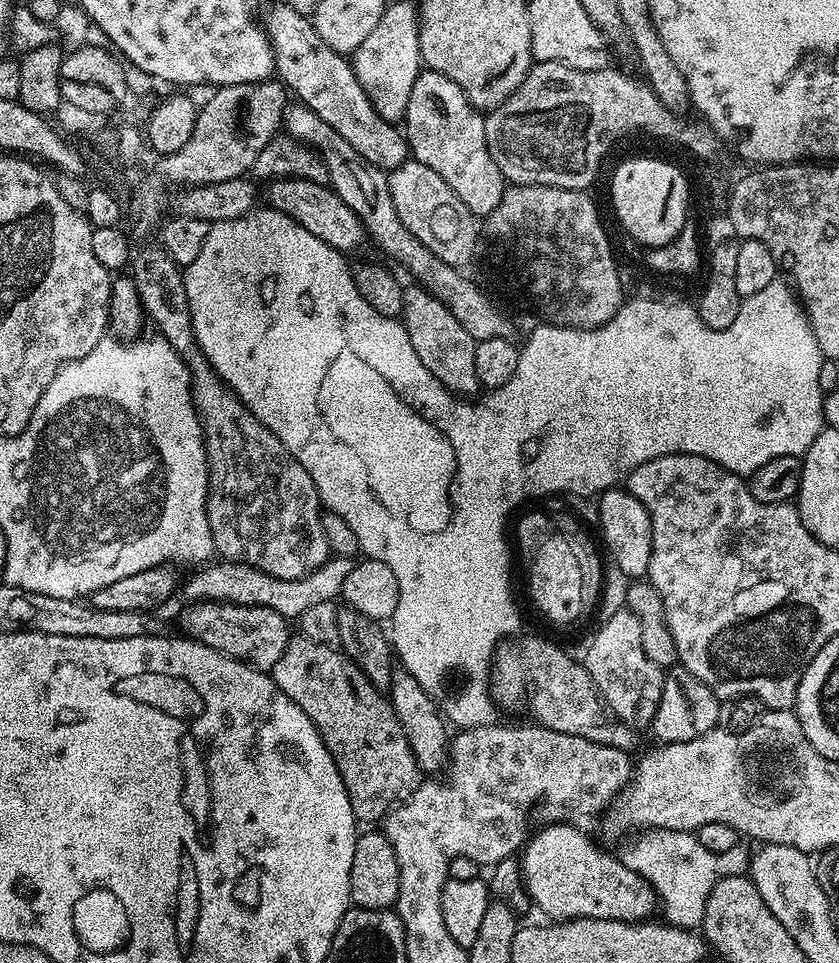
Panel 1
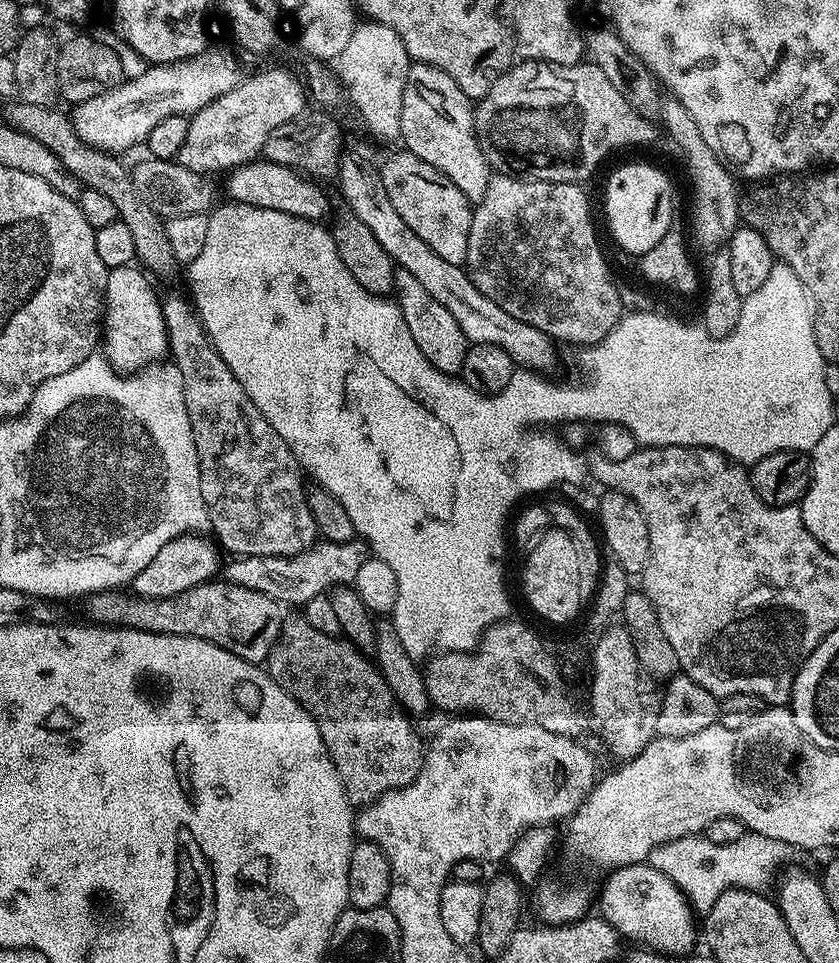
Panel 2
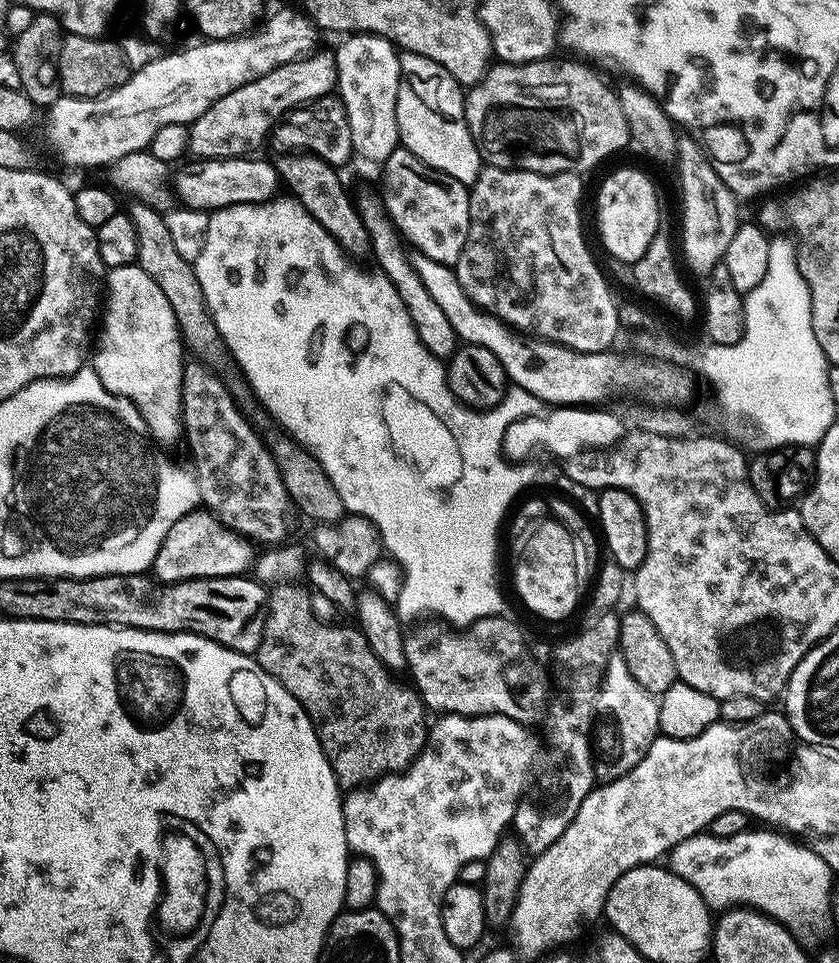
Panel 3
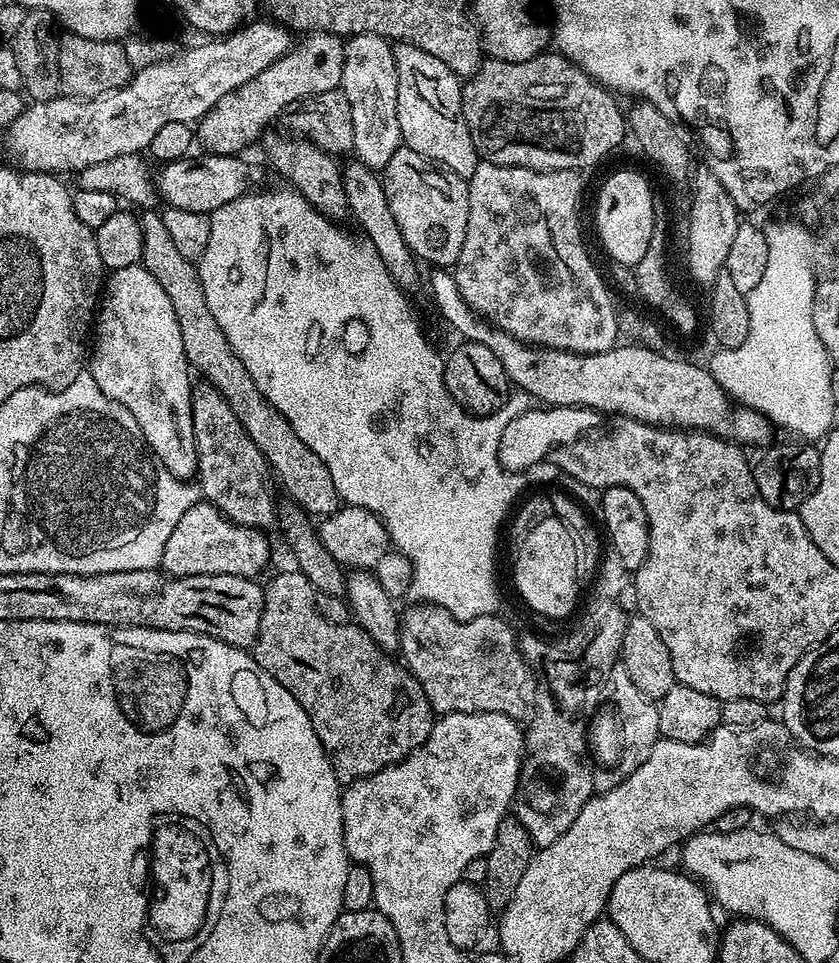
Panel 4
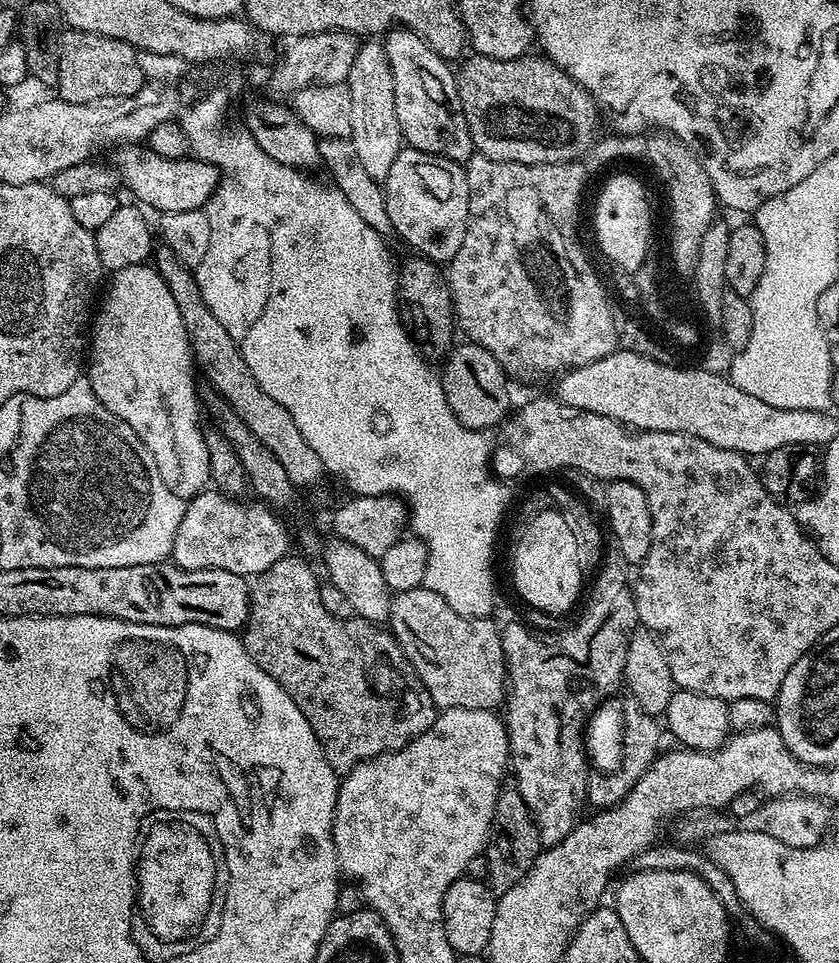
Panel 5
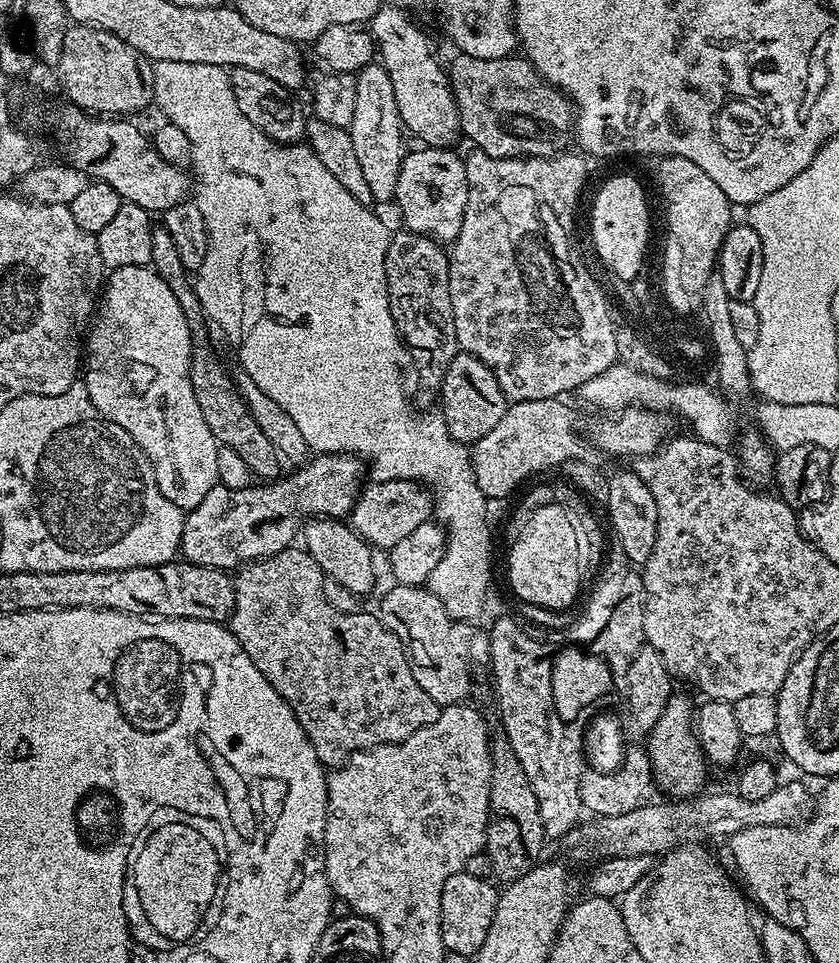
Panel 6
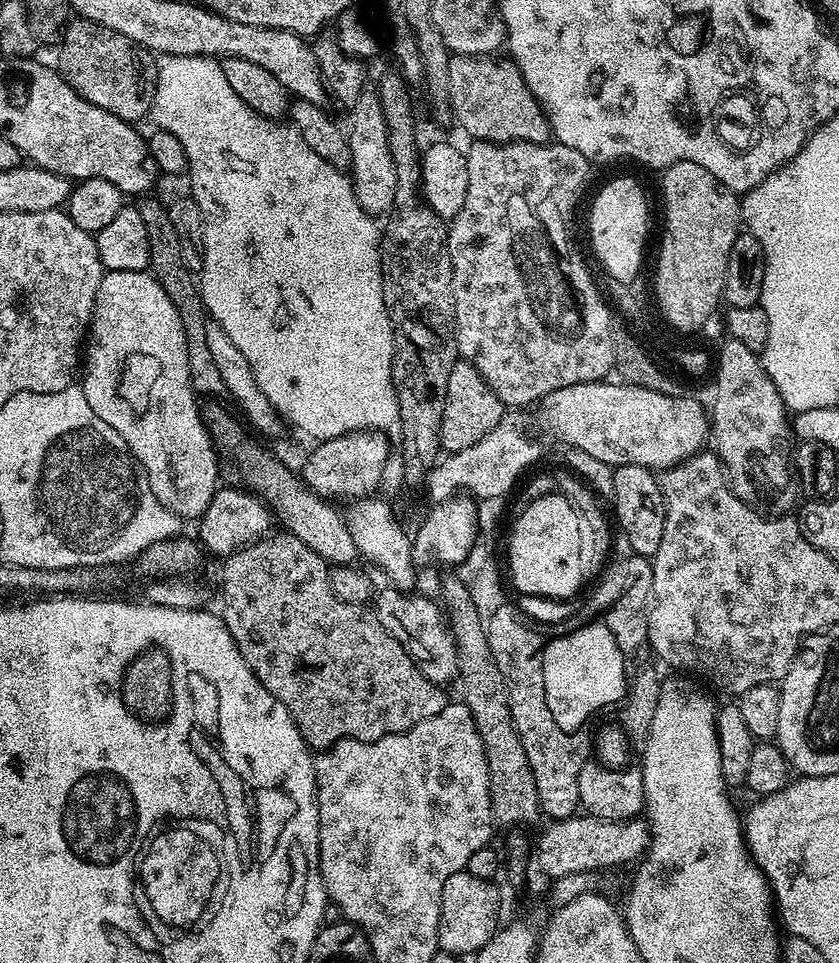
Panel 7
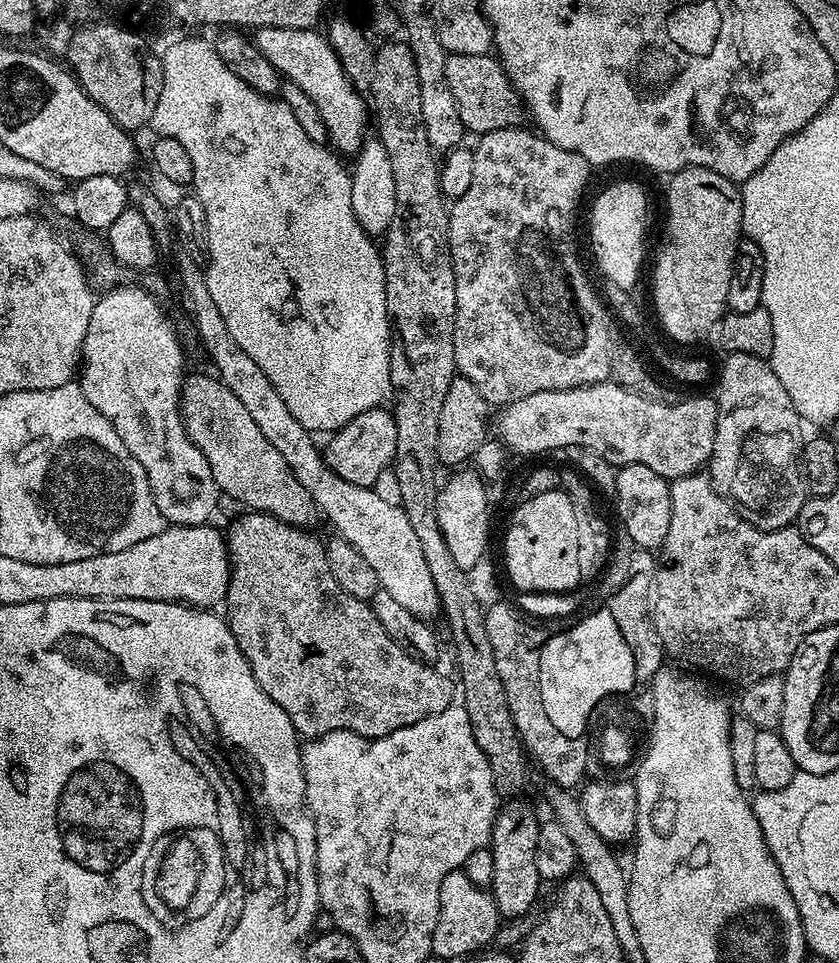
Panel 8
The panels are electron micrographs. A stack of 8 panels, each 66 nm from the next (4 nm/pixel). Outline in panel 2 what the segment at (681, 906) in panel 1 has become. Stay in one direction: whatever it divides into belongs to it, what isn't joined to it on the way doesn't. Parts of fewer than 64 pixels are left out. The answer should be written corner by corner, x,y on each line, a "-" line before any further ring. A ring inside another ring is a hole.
745,831
742,838
737,838
726,846
710,842
703,834
666,842
648,855
647,863
651,864
654,870
666,874
666,878
673,880
684,891
693,913
703,914
710,910
710,906
714,906
714,902
718,902
722,893
731,888
745,888
748,892
767,889
767,884
773,883
778,870
791,861
788,859
792,855
792,845
766,838
757,832

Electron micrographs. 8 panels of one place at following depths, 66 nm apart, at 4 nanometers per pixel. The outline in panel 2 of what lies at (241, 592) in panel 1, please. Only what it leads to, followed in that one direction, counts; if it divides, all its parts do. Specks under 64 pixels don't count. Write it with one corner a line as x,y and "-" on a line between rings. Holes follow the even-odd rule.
353,538
346,542
324,540
313,544
312,547
297,556
238,556
229,559
229,564
223,565
222,576
224,574
223,579
227,583
237,584
258,594
266,594
266,598
274,598
282,606
288,606
288,604
303,606
306,602
310,602
310,598
331,593
334,588
355,585
356,575
362,562
366,562
369,558
369,549
359,538

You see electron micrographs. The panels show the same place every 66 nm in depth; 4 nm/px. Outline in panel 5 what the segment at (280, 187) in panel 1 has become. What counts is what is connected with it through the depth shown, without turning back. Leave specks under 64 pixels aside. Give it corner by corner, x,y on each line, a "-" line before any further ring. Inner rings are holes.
125,143
117,147
114,168
121,185
125,184
141,205
153,208
156,214
174,210
198,210
207,204
220,185
220,171
214,164
195,158
162,158
143,143

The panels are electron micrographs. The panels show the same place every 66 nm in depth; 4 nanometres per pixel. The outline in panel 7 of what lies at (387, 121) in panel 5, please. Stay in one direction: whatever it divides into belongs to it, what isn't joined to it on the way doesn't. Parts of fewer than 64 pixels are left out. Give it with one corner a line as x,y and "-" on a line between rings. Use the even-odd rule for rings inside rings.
372,88
364,89
350,106
350,112
353,113
350,116
347,137
351,150
350,178
355,197
364,210
373,216
379,216
395,207
397,196
397,174
394,158
390,153
389,132
379,93

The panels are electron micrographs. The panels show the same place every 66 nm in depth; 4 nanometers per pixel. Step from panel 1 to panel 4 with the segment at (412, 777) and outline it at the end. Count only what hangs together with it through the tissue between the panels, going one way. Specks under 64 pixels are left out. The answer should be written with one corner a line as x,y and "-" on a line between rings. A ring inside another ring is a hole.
299,570
291,572
277,571
276,577
264,588
264,609
262,610
262,622
260,623
260,633
255,644
250,649
250,655
258,662
258,666
262,666
262,670
266,670
266,674
270,674
270,678
274,678
282,687
298,702
298,706
302,706
302,710
306,710
306,714
310,718
310,722
314,726
314,734
318,734
318,742
328,753
332,769
336,771
337,777
341,785
347,786
354,780
361,780
367,776
372,776
378,770
382,770
391,764
398,764
401,760
405,760
416,748
421,748
428,740
428,735
432,732
434,723
434,713
432,704
426,698
426,694
422,690
420,683
412,677
412,673
408,671
403,663
395,664
393,657
377,646
374,638
370,638
370,634
366,634
360,629
359,624
349,622
347,624
332,624
316,609
317,591
312,587
309,580
303,576

